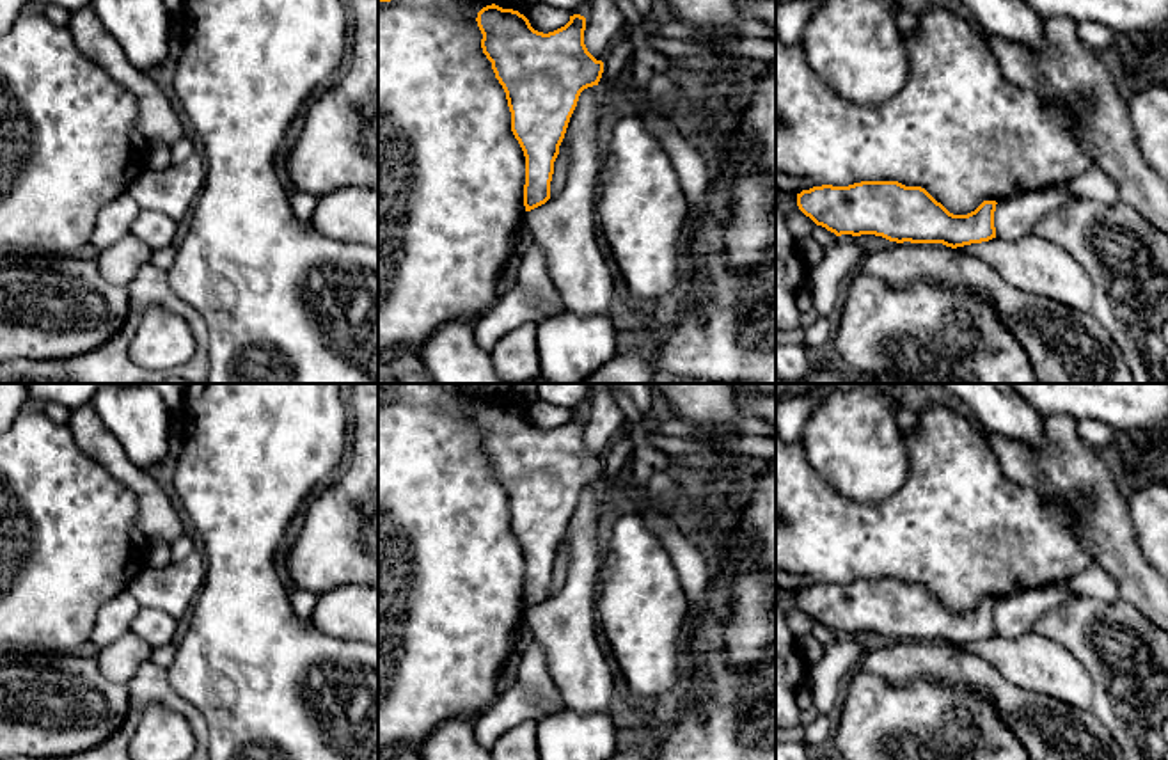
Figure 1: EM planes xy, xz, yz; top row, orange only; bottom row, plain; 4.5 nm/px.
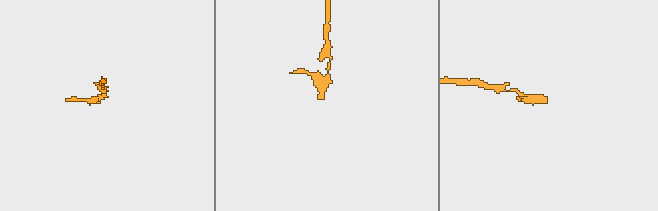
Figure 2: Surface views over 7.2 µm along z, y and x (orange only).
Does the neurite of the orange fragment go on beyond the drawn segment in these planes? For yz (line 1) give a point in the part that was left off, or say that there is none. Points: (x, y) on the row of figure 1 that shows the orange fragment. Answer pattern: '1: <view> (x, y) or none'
1: none

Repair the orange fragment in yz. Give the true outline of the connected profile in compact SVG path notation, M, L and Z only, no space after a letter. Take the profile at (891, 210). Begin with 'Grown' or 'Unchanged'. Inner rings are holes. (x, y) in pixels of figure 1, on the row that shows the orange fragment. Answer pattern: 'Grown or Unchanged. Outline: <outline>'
Unchanged. Outline: M861 181L848 186L822 185L797 194L799 210L836 236L875 234L896 243L943 243L951 249L996 238L996 204L996 201L983 201L967 215L953 215L925 188L905 186L898 181Z

